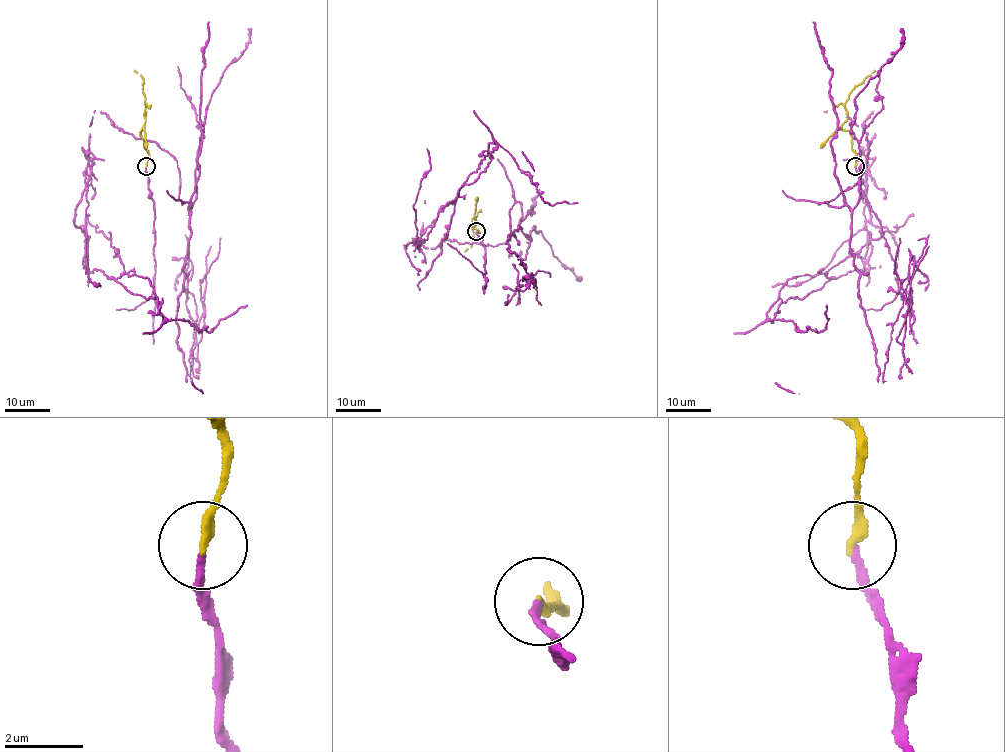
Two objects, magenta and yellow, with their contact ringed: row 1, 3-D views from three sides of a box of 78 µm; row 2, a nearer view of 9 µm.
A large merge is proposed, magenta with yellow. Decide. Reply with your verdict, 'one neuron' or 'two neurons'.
two neurons

